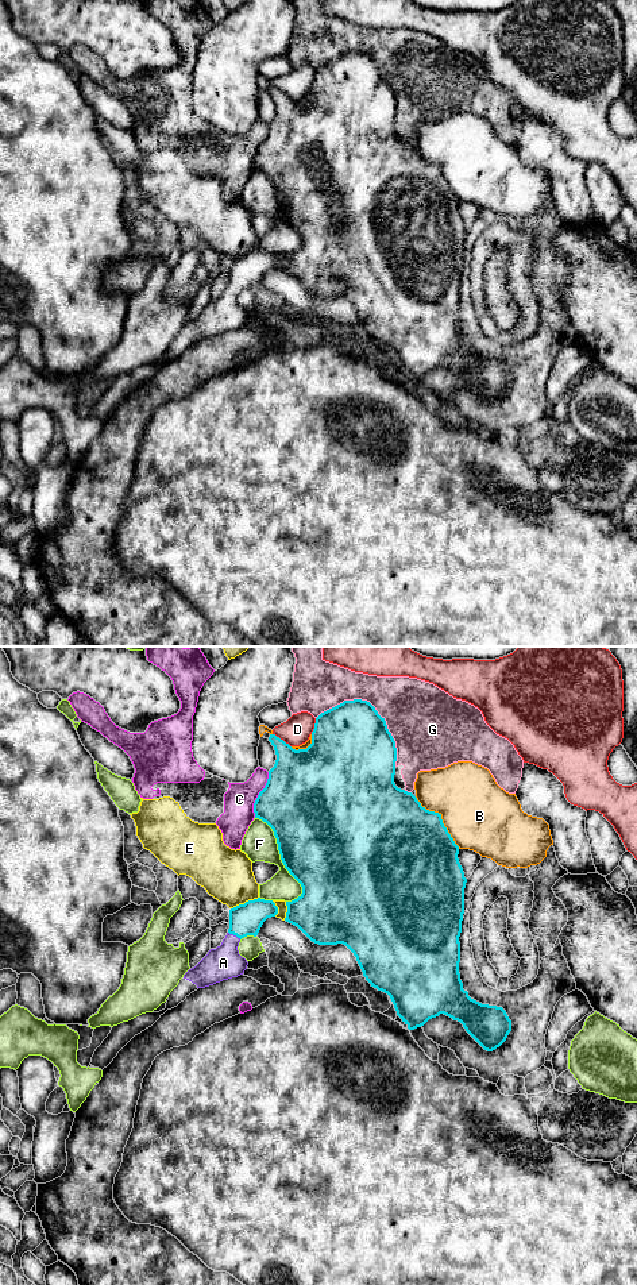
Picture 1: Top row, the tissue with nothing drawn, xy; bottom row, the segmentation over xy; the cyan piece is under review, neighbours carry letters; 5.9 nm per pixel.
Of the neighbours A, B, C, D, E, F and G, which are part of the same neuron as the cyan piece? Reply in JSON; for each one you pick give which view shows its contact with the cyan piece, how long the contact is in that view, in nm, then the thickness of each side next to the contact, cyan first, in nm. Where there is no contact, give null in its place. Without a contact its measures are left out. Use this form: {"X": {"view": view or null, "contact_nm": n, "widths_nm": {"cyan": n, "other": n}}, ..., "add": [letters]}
{"A": {"view": "xy", "contact_nm": 90, "widths_nm": {"cyan": 190, "other": 200}}, "add": ["A"]}

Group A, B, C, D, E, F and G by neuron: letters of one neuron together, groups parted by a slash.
A / B / C / D / E / F / G

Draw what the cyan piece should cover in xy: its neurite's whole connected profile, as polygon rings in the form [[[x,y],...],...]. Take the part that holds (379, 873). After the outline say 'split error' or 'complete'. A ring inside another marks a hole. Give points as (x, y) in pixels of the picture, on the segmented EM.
[[[362,699],[344,701],[343,703],[321,713],[316,718],[312,732],[312,744],[306,749],[293,749],[275,734],[270,734],[269,741],[274,746],[277,760],[269,771],[265,788],[259,792],[255,803],[255,818],[266,822],[277,838],[281,860],[289,873],[301,884],[302,894],[286,902],[287,912],[285,921],[297,926],[312,942],[318,945],[345,945],[356,957],[356,961],[366,980],[371,987],[387,993],[394,1004],[397,1015],[409,1030],[424,1026],[429,1019],[444,1014],[463,1024],[466,1031],[487,1051],[499,1047],[511,1031],[511,1020],[502,1007],[482,1004],[468,996],[463,989],[459,973],[462,921],[464,914],[464,888],[467,879],[459,863],[459,846],[443,823],[441,814],[429,811],[421,806],[417,798],[394,783],[397,748],[391,733],[387,729],[375,707]]] | complete

